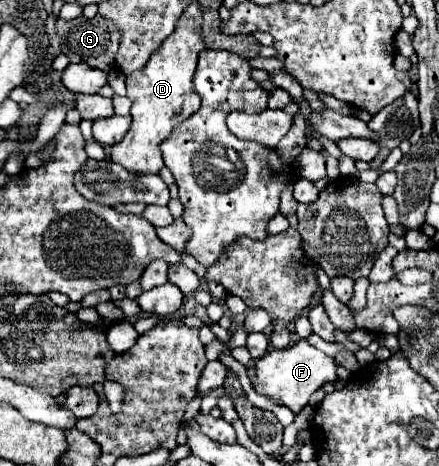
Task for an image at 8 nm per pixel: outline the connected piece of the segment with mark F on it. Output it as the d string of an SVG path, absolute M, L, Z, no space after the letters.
M305 339L297 341L289 349L269 351L257 361L259 363L255 363L255 377L251 379L253 389L263 397L277 399L279 405L289 407L293 413L299 413L307 405L307 399L313 395L313 391L317 391L323 383L337 379L337 365L333 357L315 349Z

